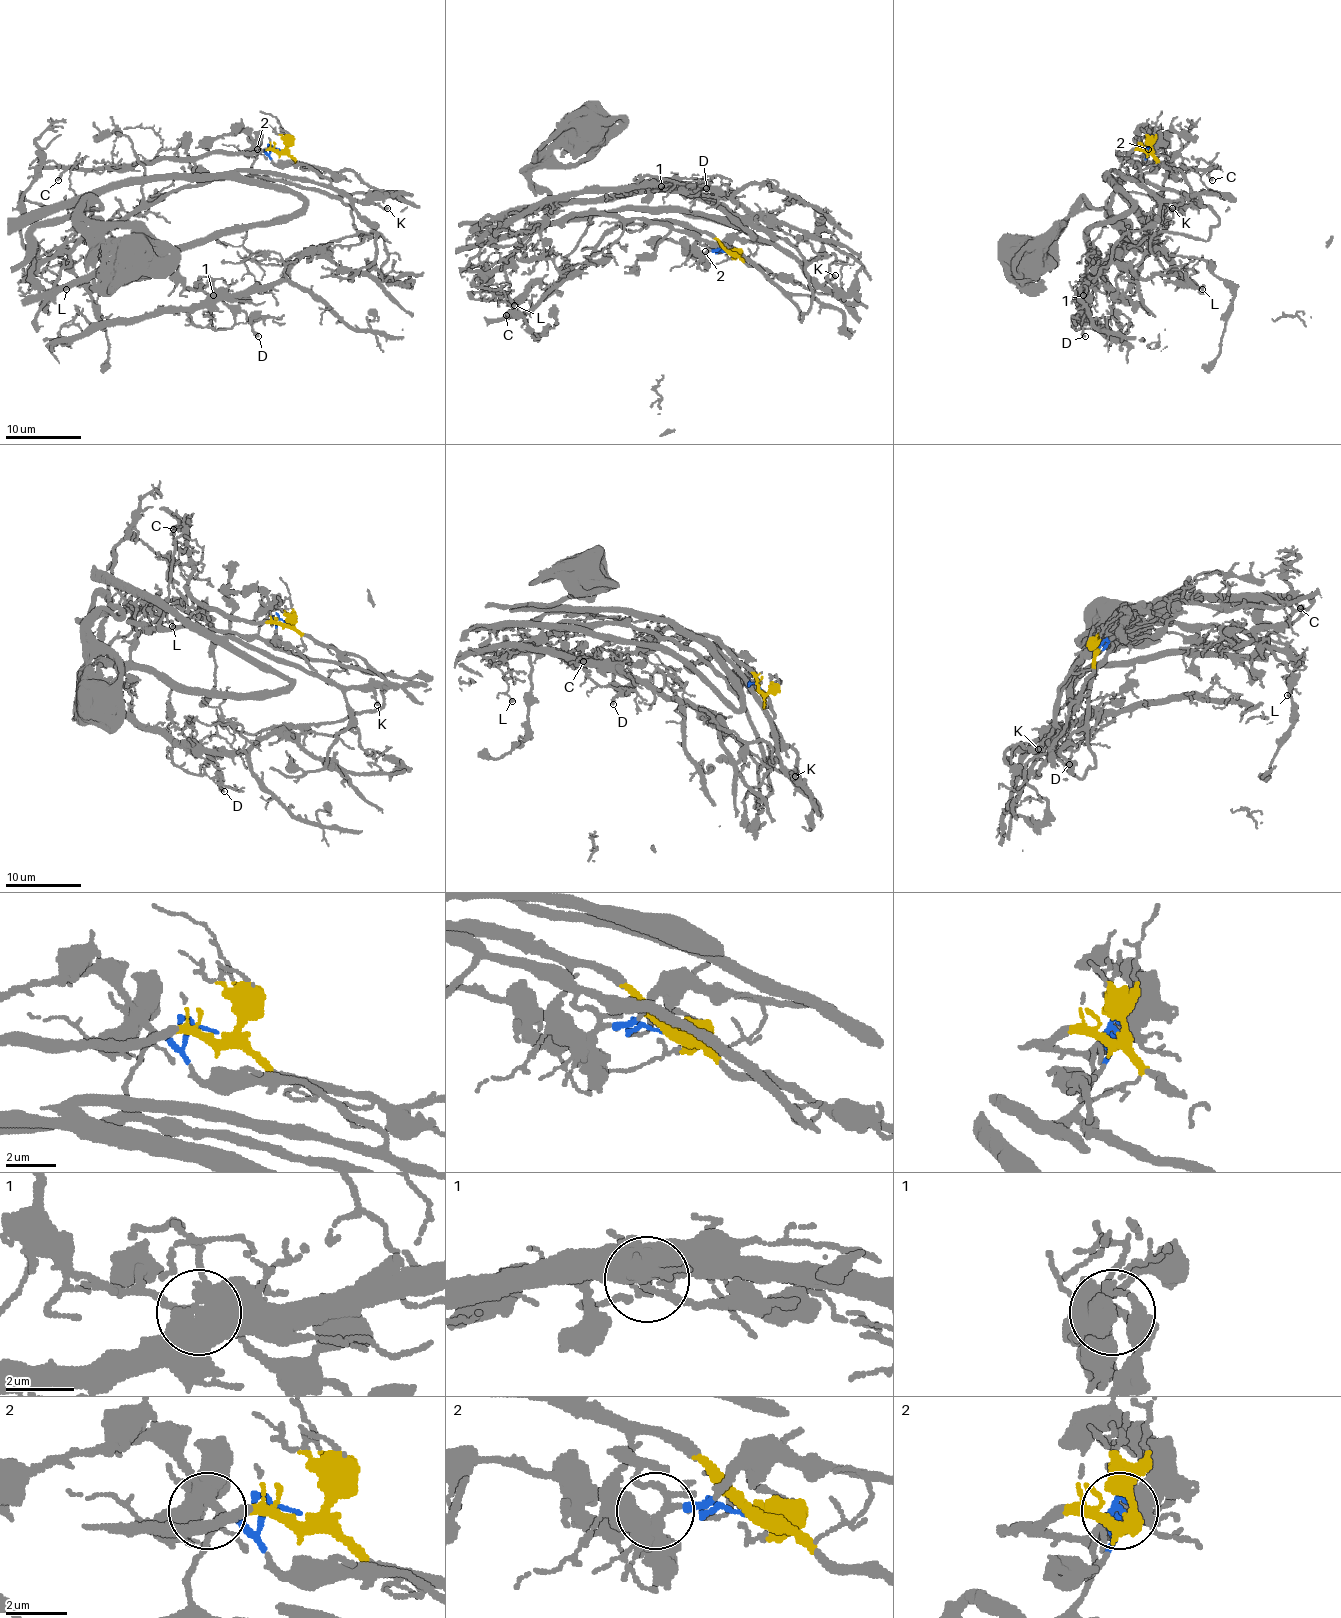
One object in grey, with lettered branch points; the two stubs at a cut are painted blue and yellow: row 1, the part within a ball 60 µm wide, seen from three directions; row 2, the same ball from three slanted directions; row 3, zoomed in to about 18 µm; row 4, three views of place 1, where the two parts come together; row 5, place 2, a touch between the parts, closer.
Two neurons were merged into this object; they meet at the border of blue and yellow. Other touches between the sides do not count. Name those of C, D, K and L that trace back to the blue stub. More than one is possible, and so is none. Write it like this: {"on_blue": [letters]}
{"on_blue": ["D", "K"]}

